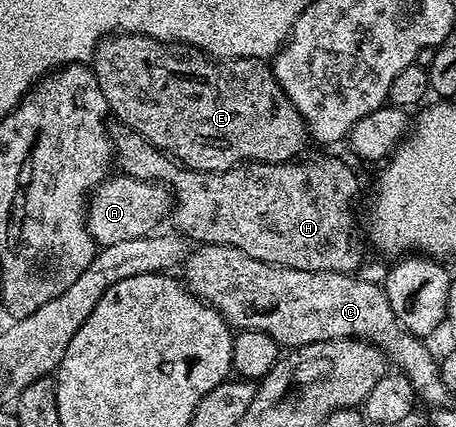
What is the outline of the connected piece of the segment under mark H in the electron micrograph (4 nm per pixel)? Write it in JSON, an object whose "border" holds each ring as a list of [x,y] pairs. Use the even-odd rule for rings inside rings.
{"border":[[[128,133],[127,168],[125,174],[141,181],[162,183],[173,195],[174,229],[192,243],[204,246],[232,246],[253,260],[274,266],[297,268],[301,272],[358,271],[363,258],[359,230],[355,227],[355,197],[359,194],[359,178],[347,162],[339,158],[315,158],[312,162],[248,162],[232,170],[205,172],[188,170],[158,150],[145,136]]]}

